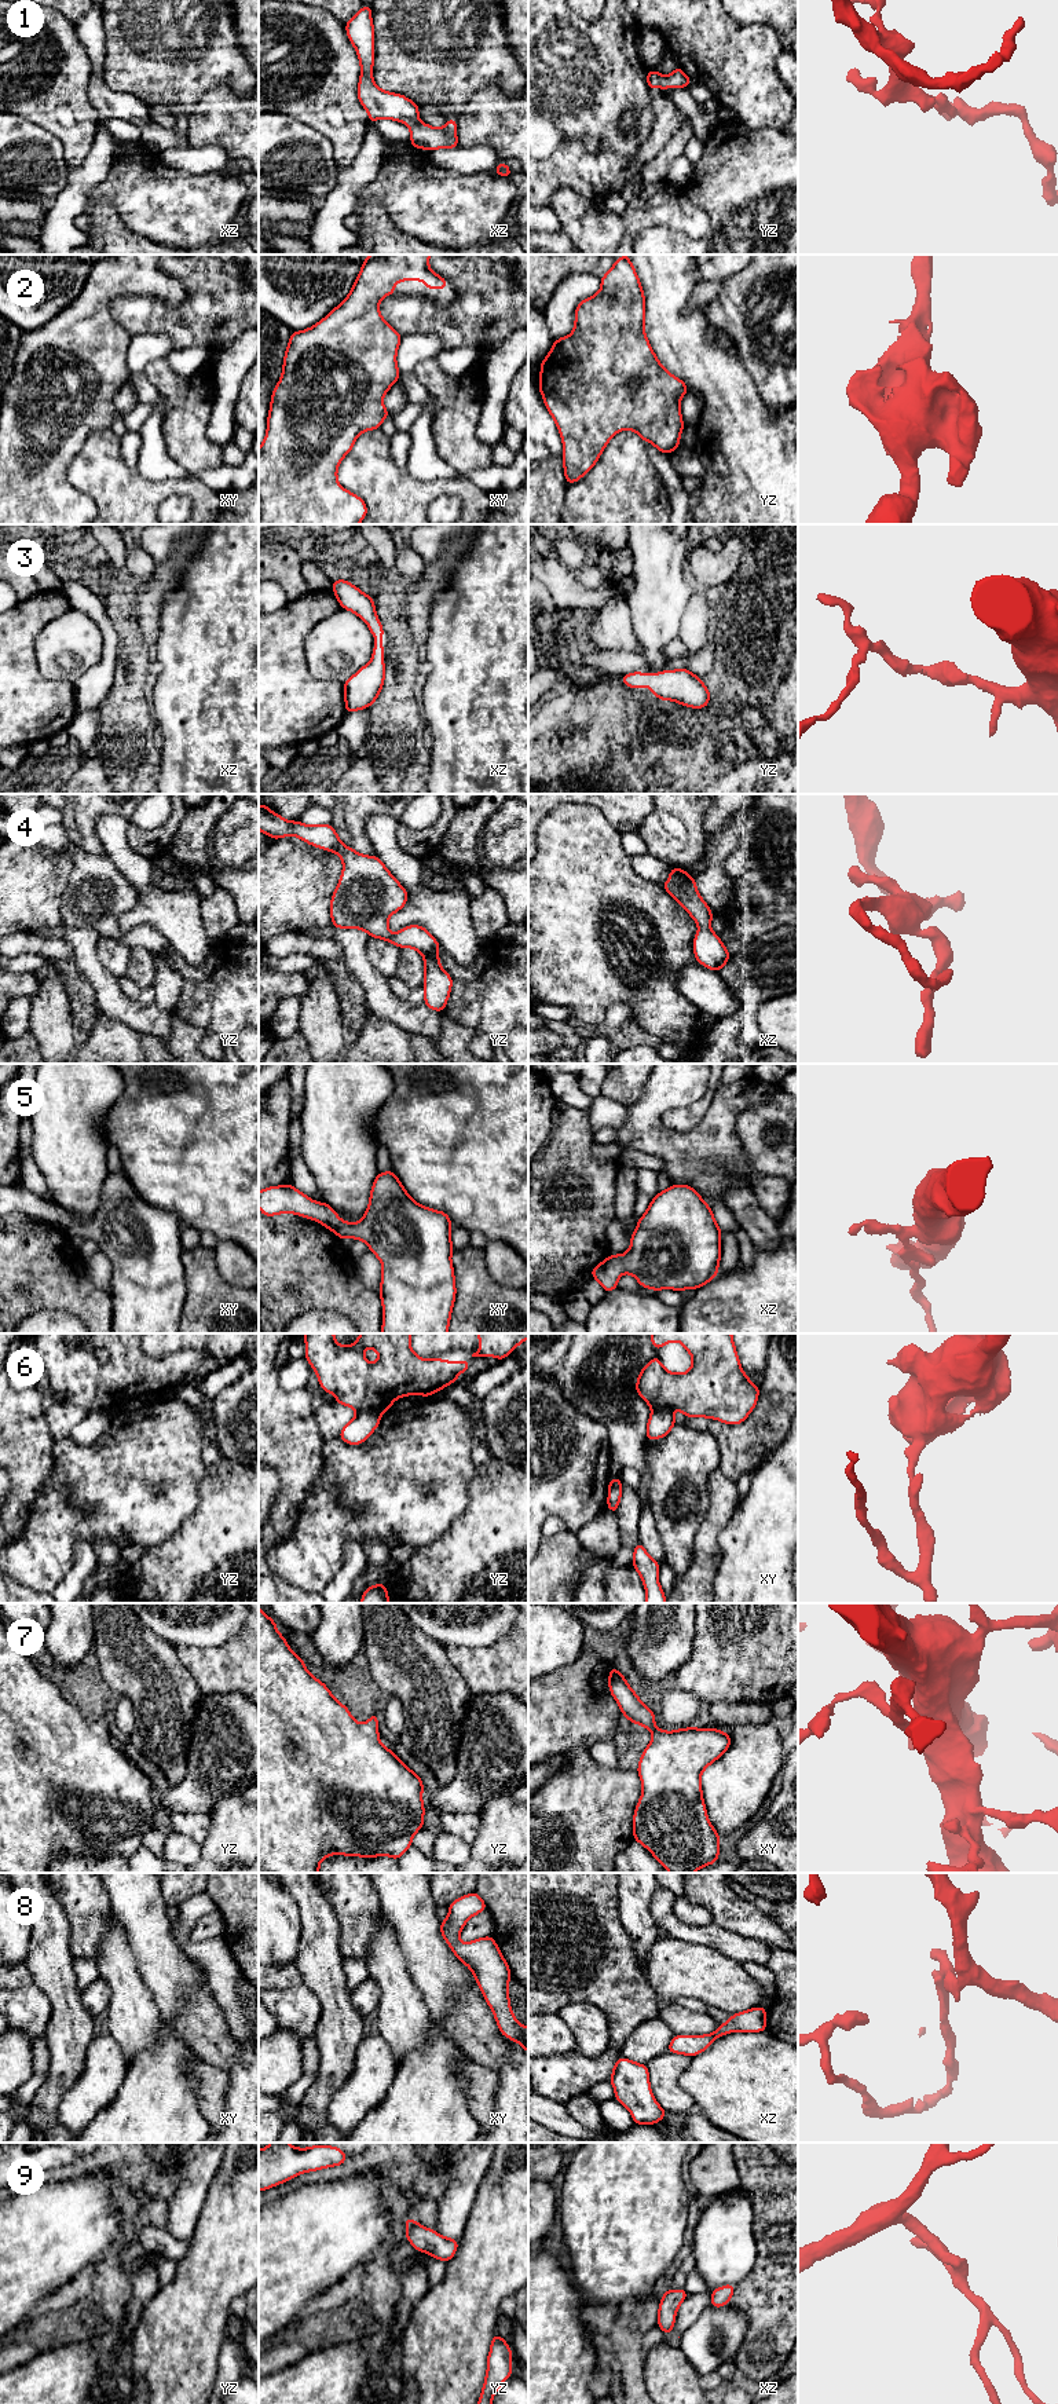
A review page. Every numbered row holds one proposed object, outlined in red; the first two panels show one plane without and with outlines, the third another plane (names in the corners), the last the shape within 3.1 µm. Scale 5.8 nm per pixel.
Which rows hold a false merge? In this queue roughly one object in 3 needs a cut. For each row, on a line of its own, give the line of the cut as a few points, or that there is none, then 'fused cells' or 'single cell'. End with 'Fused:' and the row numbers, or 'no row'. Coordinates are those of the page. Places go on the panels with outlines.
1: cut none; single cell
2: cut none; single cell
3: cut none; single cell
4: cut none; single cell
5: cut none; single cell
6: cut yz (358, 1411), (377, 1411), (380, 1413); fused cells
7: cut none; single cell
8: cut none; single cell
9: cut none; single cell
Fused: 6

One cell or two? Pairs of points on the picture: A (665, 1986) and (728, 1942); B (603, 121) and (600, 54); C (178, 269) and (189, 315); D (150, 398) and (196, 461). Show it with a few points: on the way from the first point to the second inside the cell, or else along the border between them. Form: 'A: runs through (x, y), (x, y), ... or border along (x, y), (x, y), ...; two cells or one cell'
A: border along (685, 1939), (707, 1945), (742, 1965); two cells
B: runs through (600, 105), (600, 70); one cell
C: runs through (189, 280), (194, 285), (194, 304); one cell
D: border along (161, 417), (161, 436), (167, 449); two cells

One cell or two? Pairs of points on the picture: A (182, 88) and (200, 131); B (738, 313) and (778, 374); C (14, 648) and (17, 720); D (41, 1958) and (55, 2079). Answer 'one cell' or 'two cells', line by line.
A: two cells
B: one cell
C: one cell
D: one cell

